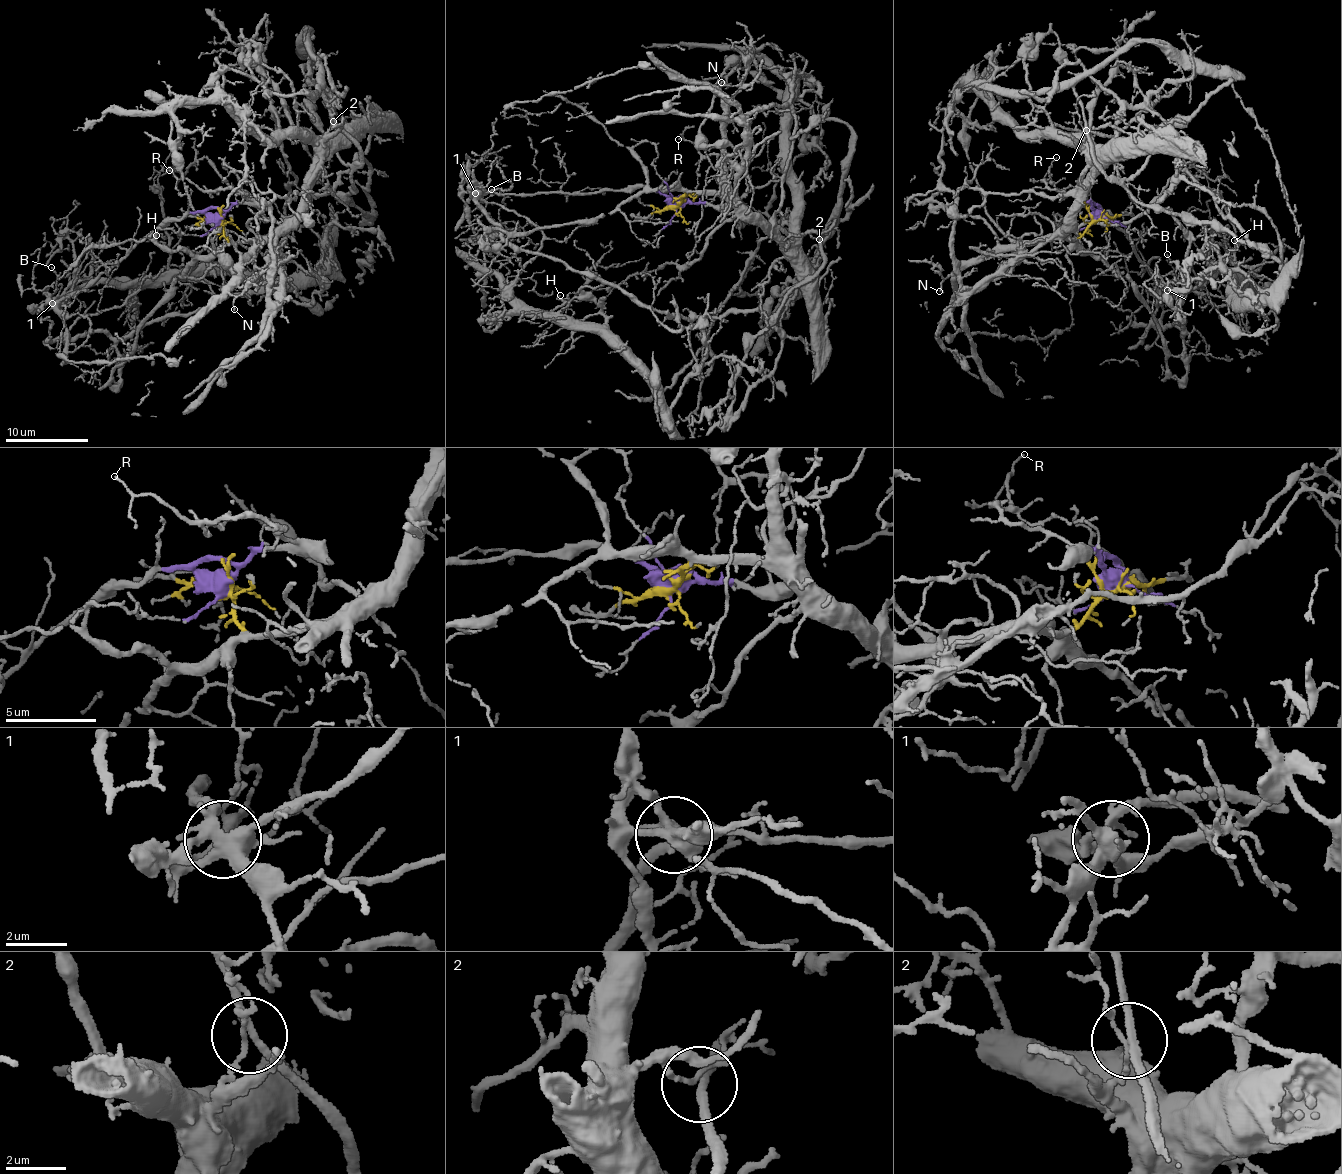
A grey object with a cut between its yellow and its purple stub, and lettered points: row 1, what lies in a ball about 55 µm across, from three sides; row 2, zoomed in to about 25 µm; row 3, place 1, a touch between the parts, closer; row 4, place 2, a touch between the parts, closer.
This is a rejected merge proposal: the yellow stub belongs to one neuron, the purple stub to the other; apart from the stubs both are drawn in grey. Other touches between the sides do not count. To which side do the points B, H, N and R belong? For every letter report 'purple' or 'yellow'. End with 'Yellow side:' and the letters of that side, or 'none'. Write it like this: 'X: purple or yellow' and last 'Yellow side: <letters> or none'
B: purple
H: yellow
N: yellow
R: purple
Yellow side: H, N

